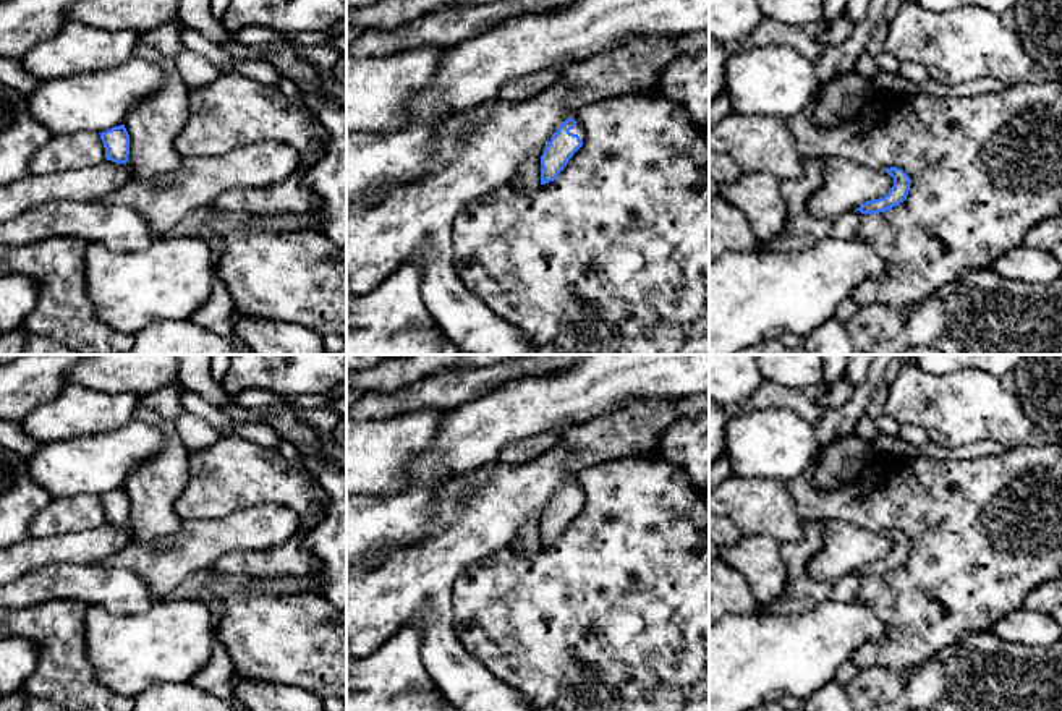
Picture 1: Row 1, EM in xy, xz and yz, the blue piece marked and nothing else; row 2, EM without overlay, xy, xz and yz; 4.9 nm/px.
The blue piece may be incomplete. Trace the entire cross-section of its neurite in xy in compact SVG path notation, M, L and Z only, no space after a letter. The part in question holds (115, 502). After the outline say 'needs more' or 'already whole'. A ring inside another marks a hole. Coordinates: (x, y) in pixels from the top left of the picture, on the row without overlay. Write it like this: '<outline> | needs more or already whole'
M125 487L113 489L99 497L105 510L105 522L117 526L126 526L130 518L130 497Z | already whole

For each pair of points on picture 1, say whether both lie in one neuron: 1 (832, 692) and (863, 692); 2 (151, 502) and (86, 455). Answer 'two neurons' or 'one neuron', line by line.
1: two neurons
2: two neurons

